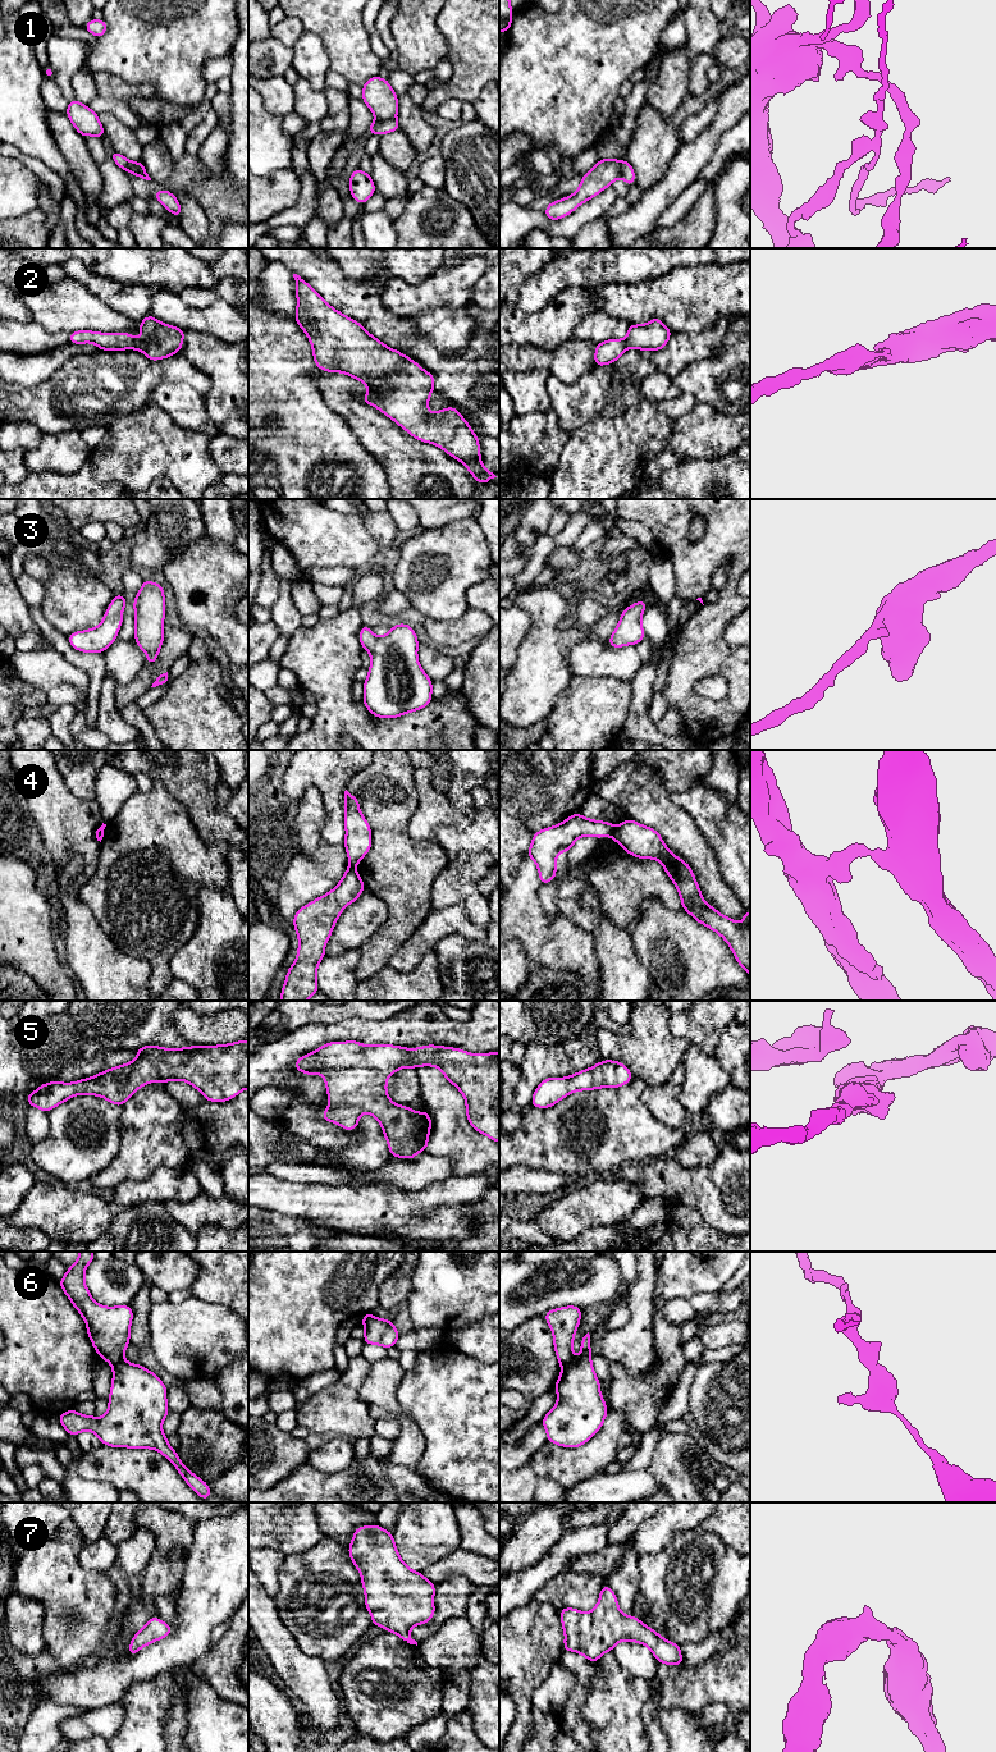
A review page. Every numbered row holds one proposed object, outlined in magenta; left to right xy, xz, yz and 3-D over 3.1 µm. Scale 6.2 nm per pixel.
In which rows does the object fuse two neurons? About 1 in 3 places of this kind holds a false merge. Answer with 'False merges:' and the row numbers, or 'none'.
False merges: 1, 4, 6

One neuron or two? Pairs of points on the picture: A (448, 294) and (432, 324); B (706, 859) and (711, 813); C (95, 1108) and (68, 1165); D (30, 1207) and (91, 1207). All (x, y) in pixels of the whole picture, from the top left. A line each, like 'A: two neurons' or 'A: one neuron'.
A: two neurons
B: two neurons
C: one neuron
D: one neuron

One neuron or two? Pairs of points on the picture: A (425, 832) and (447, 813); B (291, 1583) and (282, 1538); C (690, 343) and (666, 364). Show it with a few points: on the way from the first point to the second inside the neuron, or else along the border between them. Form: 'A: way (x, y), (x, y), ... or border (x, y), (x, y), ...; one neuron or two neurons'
A: way (429, 826), (441, 814); one neuron
B: border (315, 1546), (306, 1551), (286, 1555); two neurons
C: way (684, 348), (672, 358); one neuron

